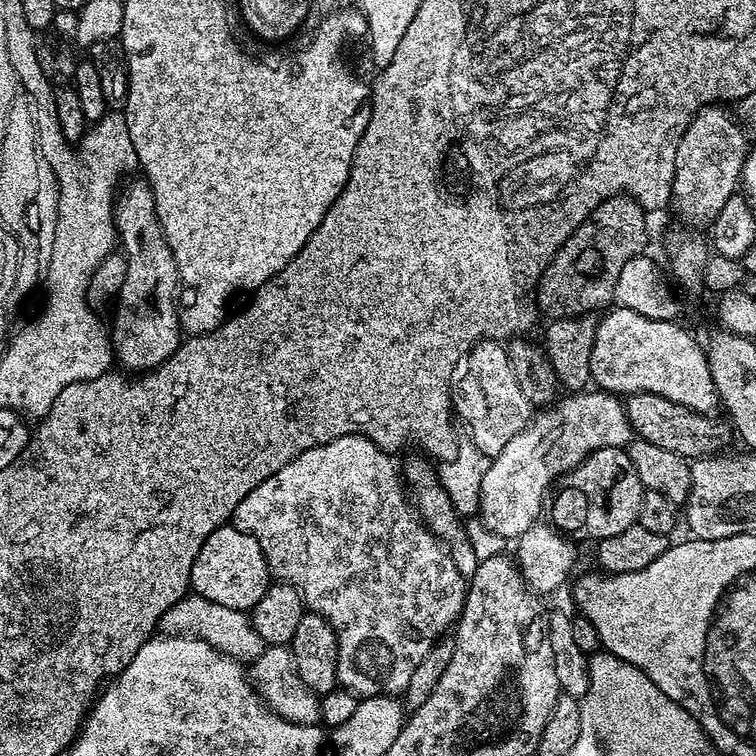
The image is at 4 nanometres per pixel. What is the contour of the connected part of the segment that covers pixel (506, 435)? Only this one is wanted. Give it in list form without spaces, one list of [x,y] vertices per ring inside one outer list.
[[[498,340],[479,341],[458,362],[452,382],[452,406],[455,415],[464,419],[473,446],[488,457],[505,449],[510,438],[524,429],[534,415],[534,406],[514,378],[507,347]]]

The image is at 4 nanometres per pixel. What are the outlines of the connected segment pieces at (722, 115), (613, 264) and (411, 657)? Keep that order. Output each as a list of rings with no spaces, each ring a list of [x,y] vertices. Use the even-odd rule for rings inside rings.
[[[719,103],[710,104],[704,107],[704,109],[701,110],[701,112],[699,112],[699,114],[694,117],[694,119],[692,119],[690,126],[686,126],[686,134],[682,134],[682,142],[678,142],[678,154],[676,155],[676,173],[674,174],[674,182],[672,183],[672,199],[670,204],[673,209],[676,207],[676,212],[681,216],[682,219],[689,220],[689,222],[684,222],[687,222],[692,226],[700,226],[696,224],[704,223],[707,225],[709,222],[716,220],[718,218],[719,211],[722,210],[724,206],[726,206],[726,202],[729,202],[732,196],[737,195],[738,185],[741,183],[741,172],[744,168],[744,162],[750,149],[750,142],[748,142],[747,136],[749,133],[746,131],[745,125],[741,123],[741,121],[737,119],[735,115],[732,117],[731,114],[728,113],[724,108],[727,107],[721,106]]]
[[[627,194],[612,196],[598,205],[584,219],[582,226],[562,242],[541,274],[535,295],[539,311],[543,315],[545,312],[552,320],[558,320],[596,314],[599,308],[607,309],[615,301],[615,287],[622,266],[645,251],[648,236],[644,231],[648,224],[644,216],[646,209]]]
[[[355,432],[342,438],[334,438],[325,444],[315,444],[310,450],[298,454],[289,464],[282,466],[266,482],[254,486],[242,502],[238,502],[238,510],[234,510],[231,523],[235,527],[243,528],[252,533],[262,546],[262,554],[268,563],[269,573],[277,581],[292,584],[300,592],[304,600],[305,609],[317,612],[322,618],[330,622],[336,631],[338,650],[336,651],[336,679],[339,687],[348,688],[357,696],[396,696],[406,690],[414,670],[426,658],[427,652],[438,640],[445,635],[444,632],[453,627],[454,608],[452,612],[452,557],[447,547],[442,546],[427,527],[422,523],[419,515],[414,511],[413,505],[404,497],[405,485],[402,483],[402,472],[394,461],[393,453],[383,452],[369,436]]]

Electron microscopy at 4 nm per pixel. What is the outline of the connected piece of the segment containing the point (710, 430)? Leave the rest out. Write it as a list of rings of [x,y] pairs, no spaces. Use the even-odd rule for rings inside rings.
[[[631,393],[623,401],[623,406],[632,431],[639,439],[654,442],[654,446],[662,446],[666,450],[674,450],[674,454],[685,458],[707,458],[719,453],[719,448],[726,447],[734,440],[734,429],[727,419],[719,420],[719,415],[695,412],[658,394]]]

